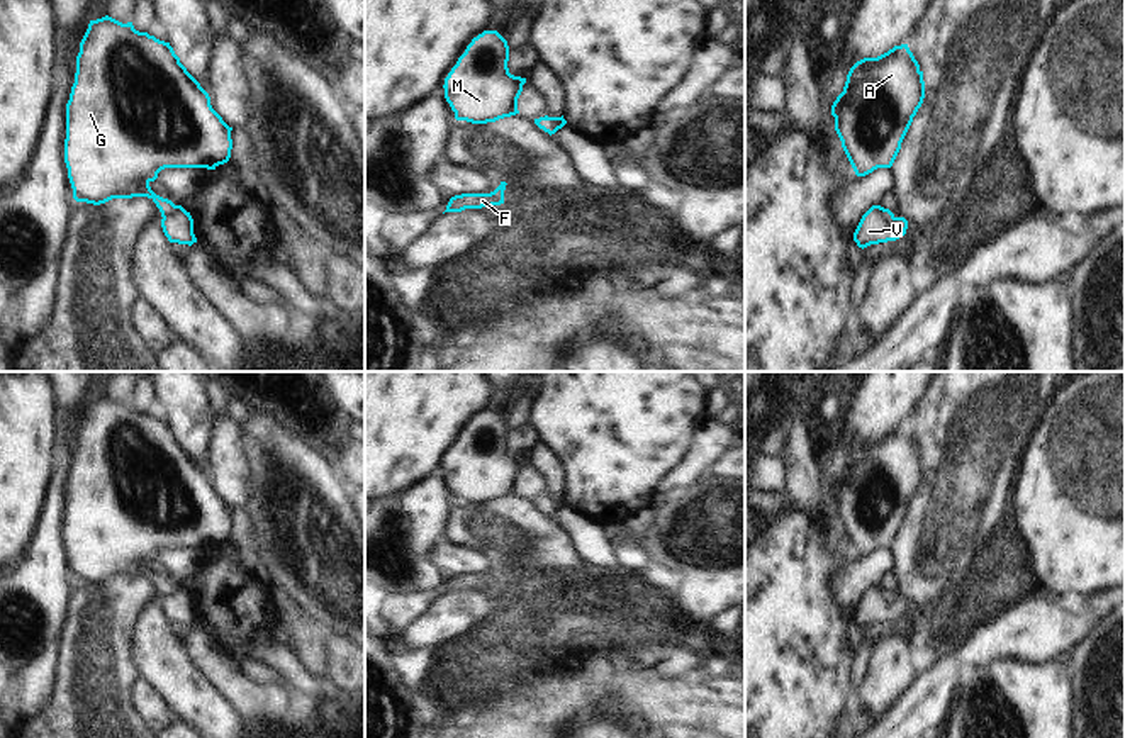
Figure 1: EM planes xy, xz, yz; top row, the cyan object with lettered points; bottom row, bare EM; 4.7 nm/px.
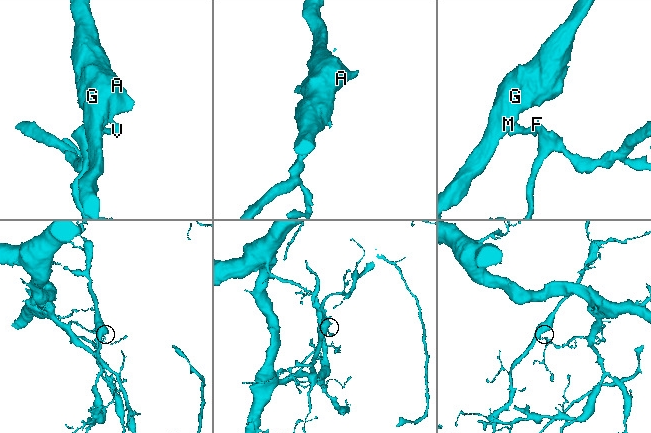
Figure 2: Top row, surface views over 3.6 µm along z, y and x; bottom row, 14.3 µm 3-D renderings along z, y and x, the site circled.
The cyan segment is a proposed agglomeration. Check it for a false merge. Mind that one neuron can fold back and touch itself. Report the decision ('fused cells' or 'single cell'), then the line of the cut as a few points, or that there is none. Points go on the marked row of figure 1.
fused cells; cut in xy along (177, 206), (163, 218)

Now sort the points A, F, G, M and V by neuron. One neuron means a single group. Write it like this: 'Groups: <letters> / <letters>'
Groups: A G M / F V

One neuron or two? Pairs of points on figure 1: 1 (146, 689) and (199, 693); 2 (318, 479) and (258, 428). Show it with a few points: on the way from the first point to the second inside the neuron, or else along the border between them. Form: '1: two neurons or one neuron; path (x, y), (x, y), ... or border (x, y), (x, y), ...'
1: two neurons; border (143, 676), (180, 718)
2: one neuron; path (302, 472), (274, 443)

